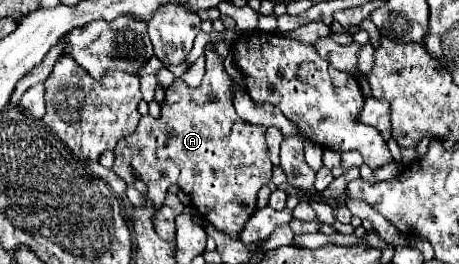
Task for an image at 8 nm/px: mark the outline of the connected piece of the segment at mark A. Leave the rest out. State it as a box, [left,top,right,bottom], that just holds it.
[113,42,273,240]

